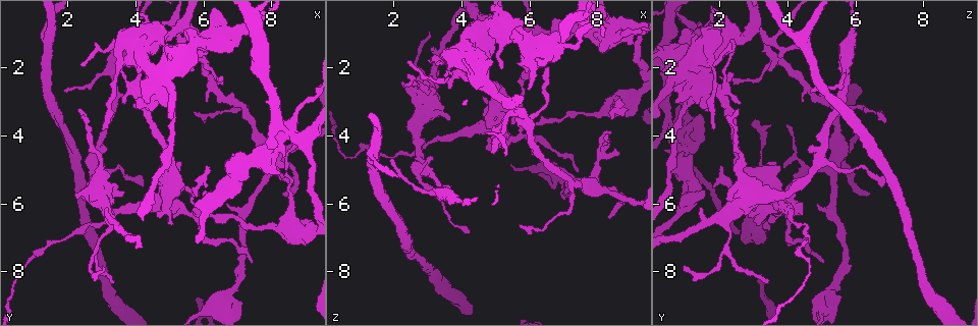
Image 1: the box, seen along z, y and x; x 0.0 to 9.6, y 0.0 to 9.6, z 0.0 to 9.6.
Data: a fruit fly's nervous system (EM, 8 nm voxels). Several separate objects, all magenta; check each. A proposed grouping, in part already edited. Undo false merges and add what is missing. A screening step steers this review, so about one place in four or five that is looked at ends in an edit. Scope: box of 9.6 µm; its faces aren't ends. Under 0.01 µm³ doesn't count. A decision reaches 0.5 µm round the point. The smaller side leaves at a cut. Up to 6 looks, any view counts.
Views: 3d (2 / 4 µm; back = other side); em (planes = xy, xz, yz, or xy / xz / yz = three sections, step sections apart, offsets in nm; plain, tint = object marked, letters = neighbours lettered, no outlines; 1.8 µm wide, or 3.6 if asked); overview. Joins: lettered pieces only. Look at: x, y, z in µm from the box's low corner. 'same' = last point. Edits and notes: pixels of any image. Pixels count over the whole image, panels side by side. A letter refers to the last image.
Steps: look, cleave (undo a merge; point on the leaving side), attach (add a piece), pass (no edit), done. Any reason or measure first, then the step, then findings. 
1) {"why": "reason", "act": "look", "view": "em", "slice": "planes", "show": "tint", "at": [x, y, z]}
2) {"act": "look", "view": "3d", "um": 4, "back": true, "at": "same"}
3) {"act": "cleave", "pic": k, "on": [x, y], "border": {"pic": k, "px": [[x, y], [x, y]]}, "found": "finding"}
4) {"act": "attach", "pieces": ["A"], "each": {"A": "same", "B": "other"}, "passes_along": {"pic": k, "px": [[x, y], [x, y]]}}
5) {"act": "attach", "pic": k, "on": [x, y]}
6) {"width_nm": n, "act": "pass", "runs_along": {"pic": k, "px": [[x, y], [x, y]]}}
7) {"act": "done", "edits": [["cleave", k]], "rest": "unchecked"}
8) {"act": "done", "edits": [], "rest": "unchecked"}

{"why": "branch stops here", "act": "look", "view": "3d", "um": 4, "at": [3.65, 5.70, 3.50]}

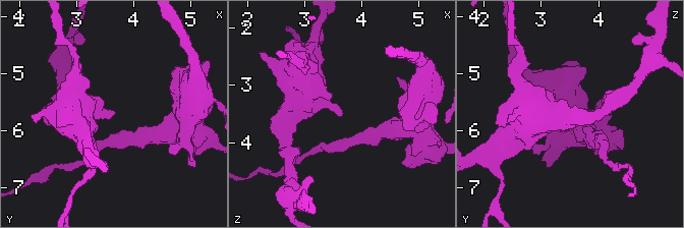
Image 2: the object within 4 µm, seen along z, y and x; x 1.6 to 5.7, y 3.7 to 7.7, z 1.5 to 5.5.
{"why": "need the tissue", "act": "look", "view": "em", "slice": "planes", "show": "letters", "at": [3.70, 5.70, 3.50]}

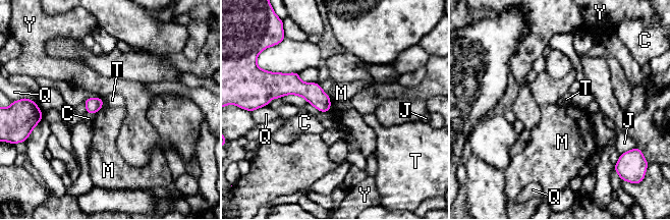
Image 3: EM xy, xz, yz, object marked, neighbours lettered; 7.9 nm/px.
{"act": "pass", "each": {"C": "other", "J": "other", "M": "other", "Q": "other", "T": "other", "Y": "other"}, "border": {"pic": 3, "px": [[328, 94], [330, 111]]}, "found": "none of them fits"}

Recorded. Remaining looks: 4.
{"why": "thick turns thin", "act": "look", "view": "em", "slice": "planes", "show": "tint", "at": [5.90, 1.30, 1.55]}

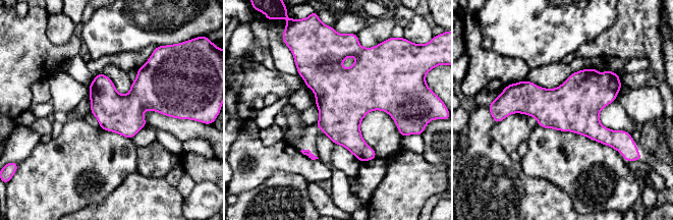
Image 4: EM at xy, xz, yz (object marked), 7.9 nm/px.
{"why": "what lies round it", "act": "look", "view": "em", "slice": "planes", "show": "letters", "at": "same"}

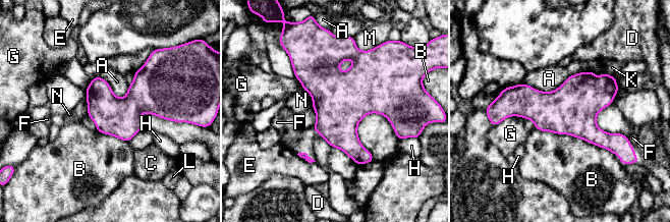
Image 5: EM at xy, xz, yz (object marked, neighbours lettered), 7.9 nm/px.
{"longest_contact_nm": ["B", 650], "act": "pass", "each": {"A": "other", "B": "other", "C": "other", "D": "other", "E": "other", "F": "other", "G": "other", "H": "other", "K": "other", "L": "other", "M": "other", "N": "other"}, "border": {"pic": 5, "px": [[591, 70], [552, 91], [522, 84]]}, "found": "one cell here"}

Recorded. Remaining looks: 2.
{"act": "done", "edits": [], "rest": "unchecked"}

